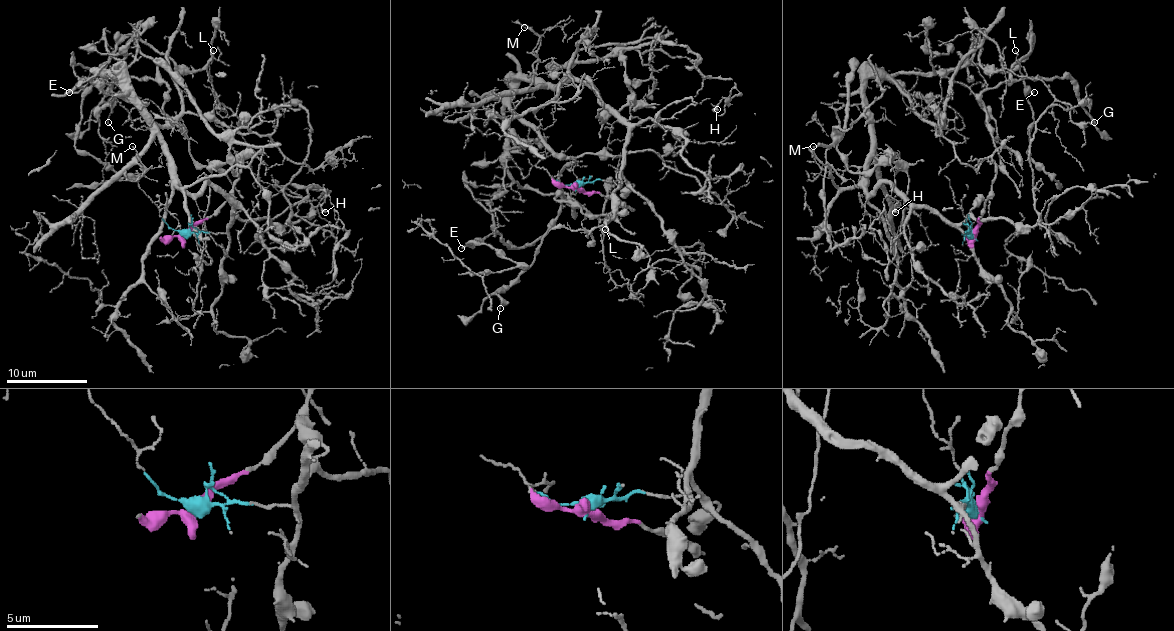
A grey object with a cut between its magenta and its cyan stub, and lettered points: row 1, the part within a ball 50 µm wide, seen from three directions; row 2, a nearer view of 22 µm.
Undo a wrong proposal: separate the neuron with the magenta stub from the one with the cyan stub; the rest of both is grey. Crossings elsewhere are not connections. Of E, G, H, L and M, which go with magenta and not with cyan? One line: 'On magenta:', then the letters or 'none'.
On magenta: E, G

